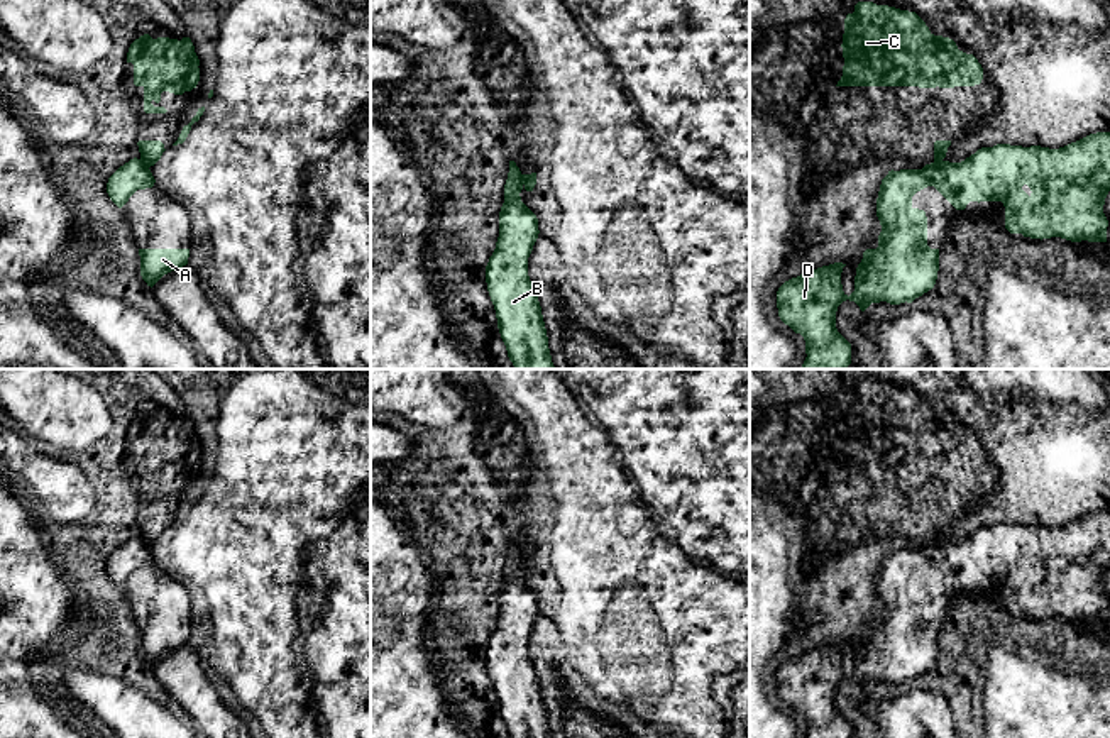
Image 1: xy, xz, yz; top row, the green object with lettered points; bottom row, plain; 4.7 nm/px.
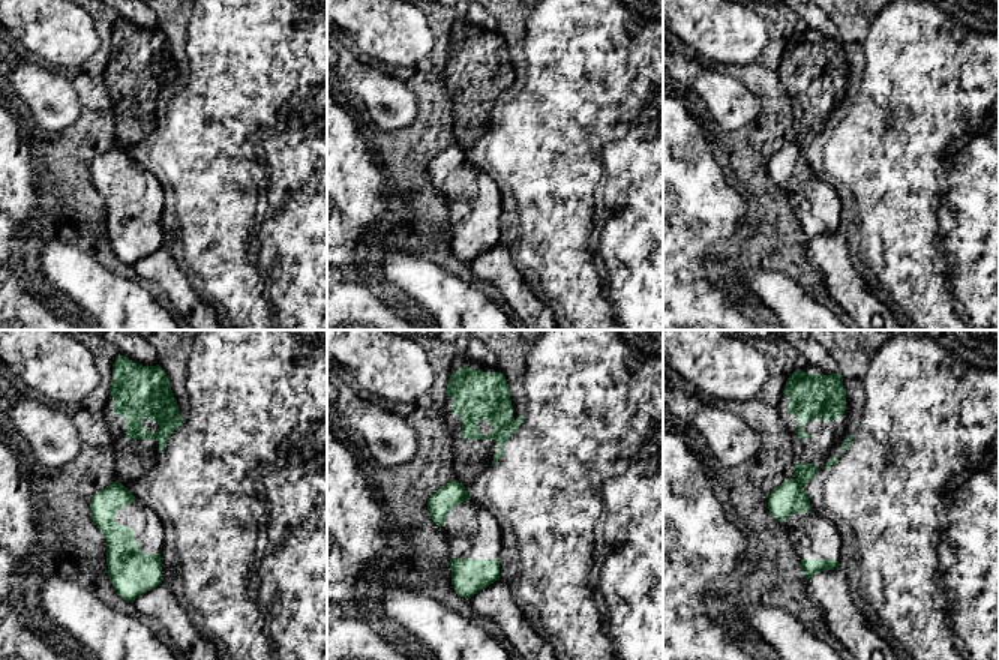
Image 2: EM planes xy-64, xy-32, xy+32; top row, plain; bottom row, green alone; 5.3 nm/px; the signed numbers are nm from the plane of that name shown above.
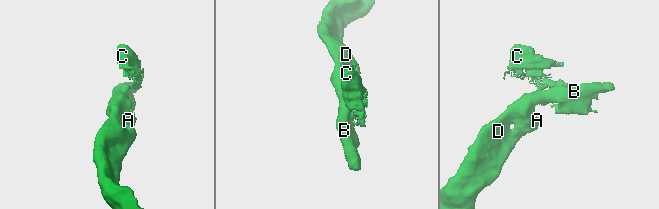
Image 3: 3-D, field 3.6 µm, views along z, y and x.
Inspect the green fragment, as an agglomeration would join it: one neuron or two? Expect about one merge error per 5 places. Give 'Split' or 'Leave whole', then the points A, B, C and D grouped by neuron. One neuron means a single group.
Split. Groups: A B D / C

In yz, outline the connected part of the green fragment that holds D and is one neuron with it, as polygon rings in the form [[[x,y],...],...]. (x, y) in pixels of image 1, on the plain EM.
[[[1110,511],[1090,513],[1059,528],[997,523],[978,528],[961,542],[934,540],[922,548],[888,550],[882,559],[876,577],[876,596],[882,604],[878,626],[863,631],[863,638],[856,647],[854,670],[849,675],[843,670],[841,652],[846,645],[843,642],[792,657],[777,670],[778,696],[795,713],[804,716],[805,738],[851,738],[851,723],[836,708],[836,691],[843,680],[854,680],[865,691],[871,682],[880,680],[890,684],[912,682],[934,667],[939,650],[939,628],[927,625],[926,591],[912,586],[912,576],[927,565],[934,565],[956,589],[964,589],[970,581],[1002,581],[1005,586],[1005,608],[1010,613],[1041,620],[1061,616],[1071,621],[1107,621],[1108,599],[1103,592],[1103,584],[1110,570]]]

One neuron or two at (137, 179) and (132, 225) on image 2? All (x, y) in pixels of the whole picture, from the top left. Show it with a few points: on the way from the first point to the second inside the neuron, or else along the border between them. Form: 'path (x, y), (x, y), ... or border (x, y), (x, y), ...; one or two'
path (137, 191), (137, 213); one

